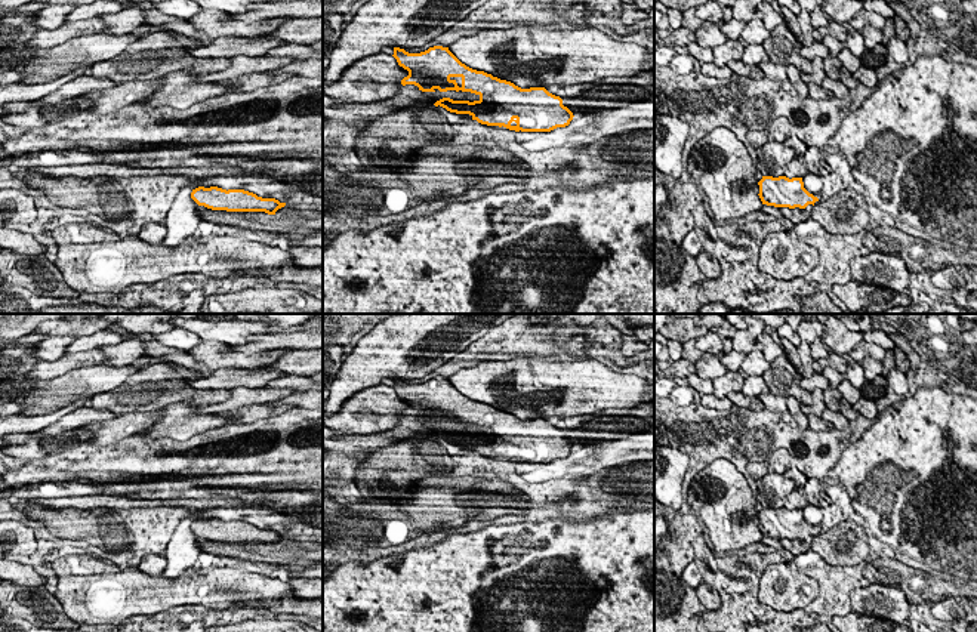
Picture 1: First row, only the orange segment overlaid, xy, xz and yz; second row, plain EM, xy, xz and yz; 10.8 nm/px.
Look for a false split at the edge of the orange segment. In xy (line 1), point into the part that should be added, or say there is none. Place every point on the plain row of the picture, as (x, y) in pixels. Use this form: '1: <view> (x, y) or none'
1: none

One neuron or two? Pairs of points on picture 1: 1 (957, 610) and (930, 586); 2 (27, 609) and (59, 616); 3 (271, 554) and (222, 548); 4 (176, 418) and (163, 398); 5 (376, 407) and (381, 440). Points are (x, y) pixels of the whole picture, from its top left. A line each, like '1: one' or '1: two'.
1: two
2: one
3: one
4: two
5: two

